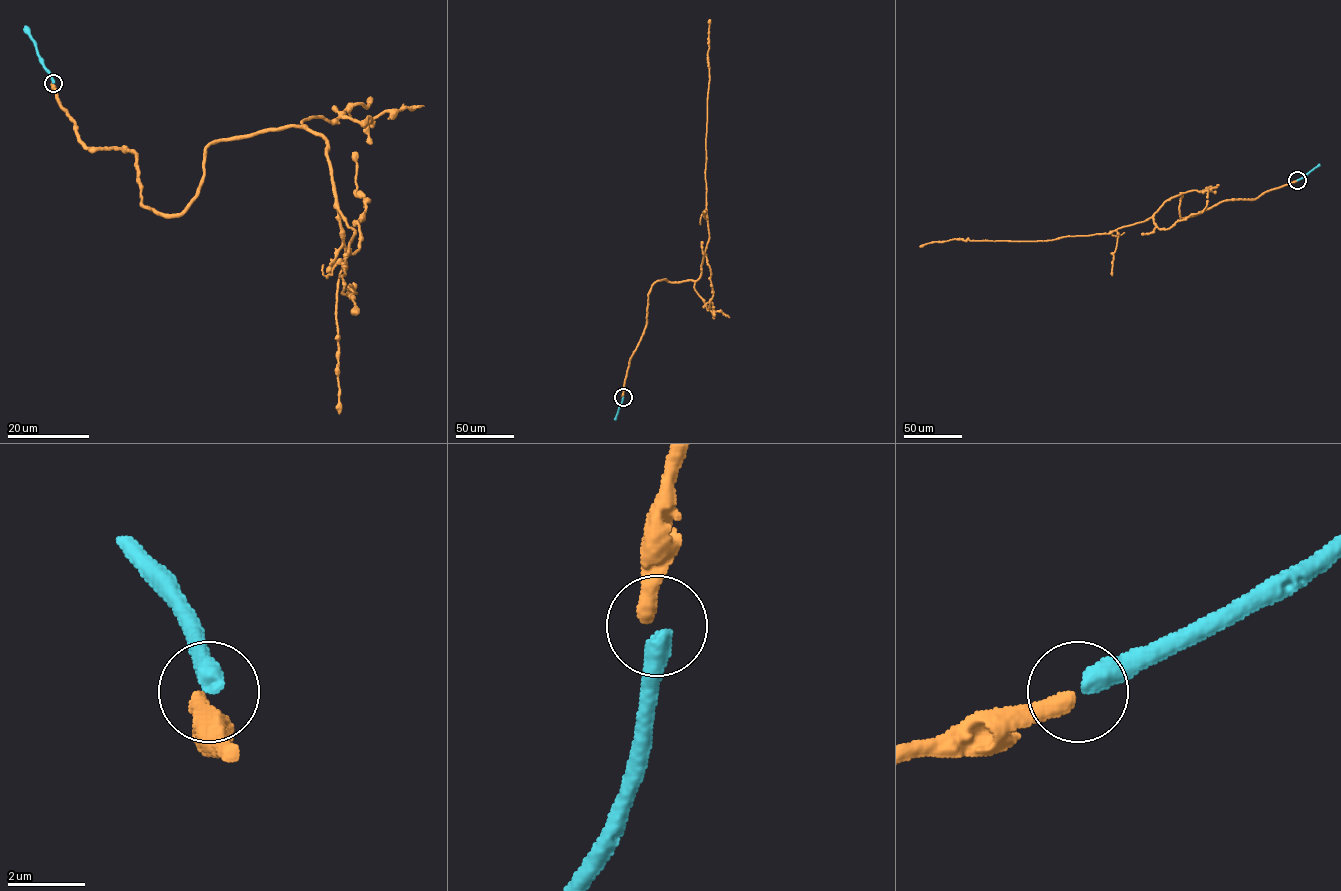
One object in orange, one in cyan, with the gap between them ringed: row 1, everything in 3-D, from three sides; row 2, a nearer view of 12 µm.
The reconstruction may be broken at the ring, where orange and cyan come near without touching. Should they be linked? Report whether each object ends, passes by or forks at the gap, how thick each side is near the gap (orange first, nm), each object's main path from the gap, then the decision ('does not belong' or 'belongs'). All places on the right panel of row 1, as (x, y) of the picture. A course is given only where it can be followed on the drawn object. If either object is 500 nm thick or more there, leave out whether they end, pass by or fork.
calibres 440 and 500 nm; course orange (1297, 180), (1183, 218), (1180, 193), (1150, 217), (1108, 233), (1044, 241), (953, 239), (919, 246); course cyan (1297, 180), (1319, 164); does not belong

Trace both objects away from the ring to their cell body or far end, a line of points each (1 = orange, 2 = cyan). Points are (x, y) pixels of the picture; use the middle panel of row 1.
1: (622, 397), (629, 360), (645, 327), (651, 286), (666, 279), (696, 281), (709, 238), (705, 177), (710, 19)
2: (623, 397), (615, 419)

